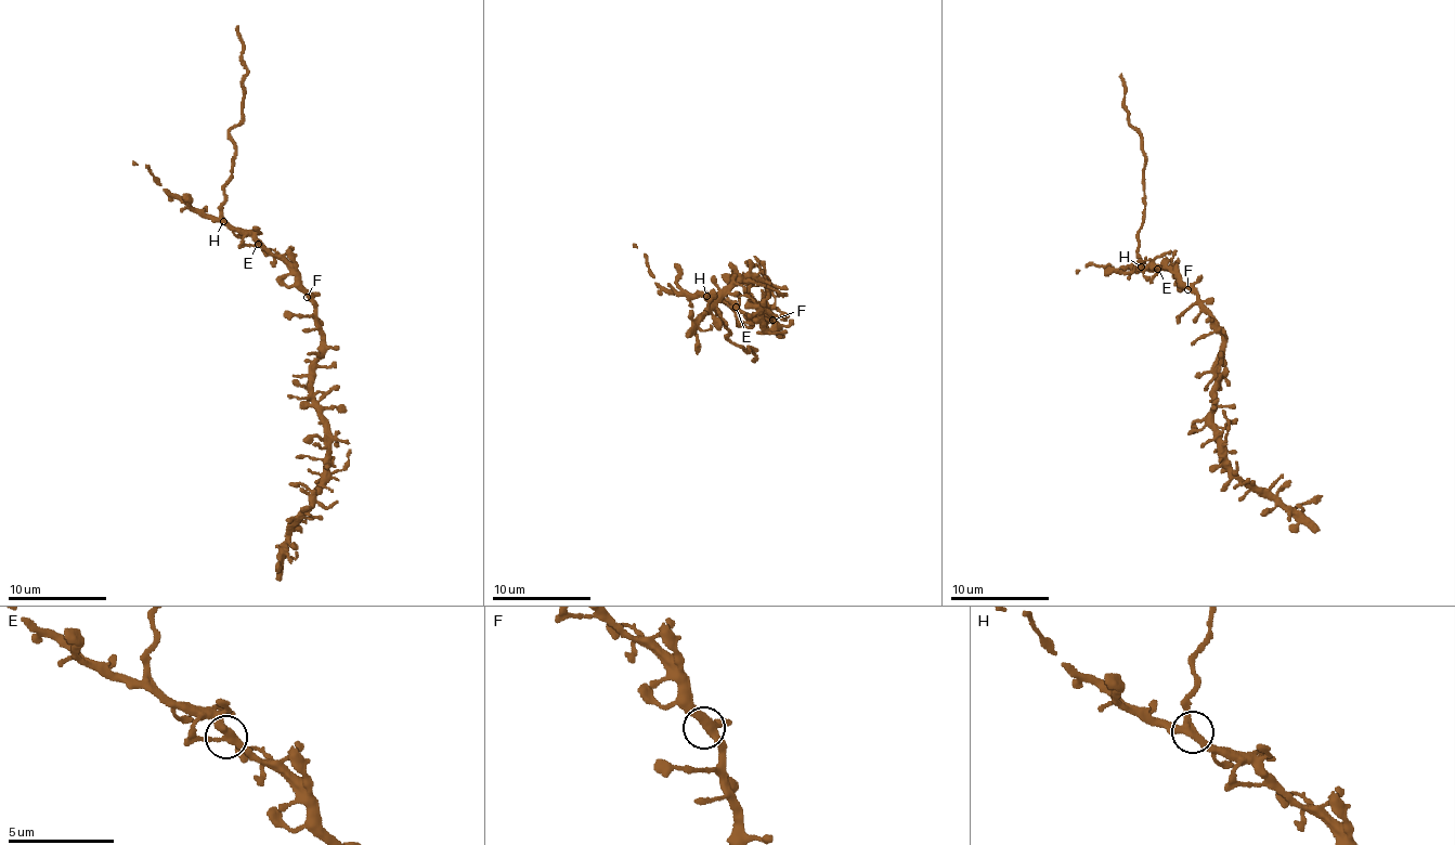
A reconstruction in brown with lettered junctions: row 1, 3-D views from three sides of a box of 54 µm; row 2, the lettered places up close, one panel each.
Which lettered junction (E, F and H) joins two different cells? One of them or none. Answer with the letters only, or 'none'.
H

